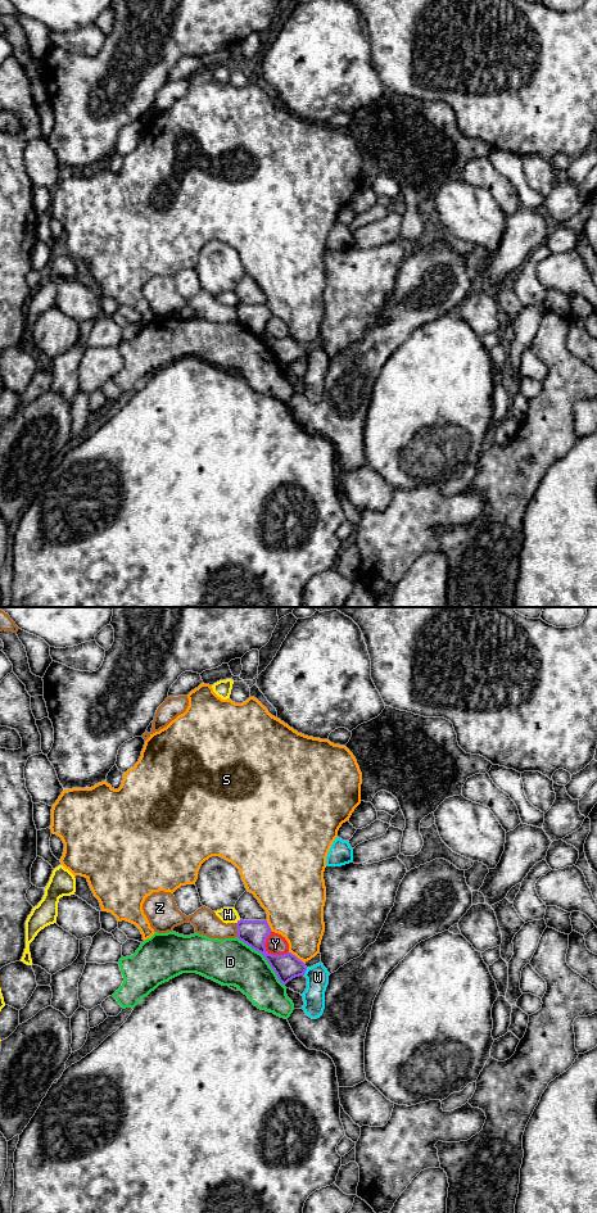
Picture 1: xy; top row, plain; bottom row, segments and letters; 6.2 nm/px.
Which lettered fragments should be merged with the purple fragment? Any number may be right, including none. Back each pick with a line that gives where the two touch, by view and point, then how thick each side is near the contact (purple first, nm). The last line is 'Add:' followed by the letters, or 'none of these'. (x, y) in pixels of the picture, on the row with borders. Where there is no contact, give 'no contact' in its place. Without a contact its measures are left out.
Add: none of these

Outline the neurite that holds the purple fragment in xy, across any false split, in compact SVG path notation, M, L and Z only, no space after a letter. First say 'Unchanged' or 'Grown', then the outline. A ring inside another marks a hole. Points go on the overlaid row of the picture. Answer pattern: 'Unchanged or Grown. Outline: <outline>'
Unchanged. Outline: M240 919L236 927L238 938L264 956L282 985L286 985L295 977L304 976L307 970L306 964L291 952L272 955L266 951L264 943L272 932L267 920Z

